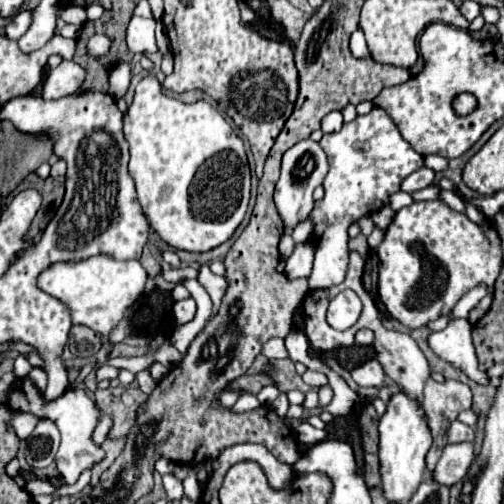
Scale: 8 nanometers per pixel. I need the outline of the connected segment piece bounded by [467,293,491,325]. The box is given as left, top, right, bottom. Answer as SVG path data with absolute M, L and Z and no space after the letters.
M491 293L487 295L487 297L483 297L471 311L469 311L469 317L467 317L467 321L471 323L471 325L475 325L485 313L487 313L487 309L489 309L489 305L491 305Z

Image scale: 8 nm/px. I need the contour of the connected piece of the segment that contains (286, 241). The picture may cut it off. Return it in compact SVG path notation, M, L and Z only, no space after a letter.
M287 231L287 233L283 233L283 237L281 237L281 243L279 243L281 261L285 261L285 257L289 257L289 255L293 253L293 249L295 249L295 243L293 243L293 239L291 239L289 231Z

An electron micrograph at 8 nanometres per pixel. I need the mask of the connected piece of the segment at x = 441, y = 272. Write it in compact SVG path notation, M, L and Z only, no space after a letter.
M435 199L435 201L419 201L419 203L413 203L413 205L409 205L409 207L399 209L399 211L395 213L391 225L389 225L387 231L385 231L385 239L383 239L381 245L377 247L377 255L379 255L379 299L383 301L383 305L385 305L385 309L389 311L389 315L391 315L393 319L397 319L397 321L399 321L403 327L407 327L409 331L419 329L419 327L427 325L429 321L435 321L435 319L441 317L441 315L447 315L447 313L455 307L455 303L457 303L469 289L473 289L475 285L479 285L481 281L487 283L489 289L493 289L493 283L495 283L495 279L497 279L497 275L499 275L499 269L501 269L501 241L499 241L499 235L497 235L493 223L487 223L485 227L477 227L473 221L469 221L467 215L453 211L449 205L445 205L445 203L439 201L439 199Z

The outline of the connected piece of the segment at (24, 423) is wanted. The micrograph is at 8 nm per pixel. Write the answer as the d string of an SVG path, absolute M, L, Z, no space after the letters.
M19 413L19 415L11 417L11 425L13 425L15 433L17 433L21 439L29 437L29 433L35 429L37 423L39 423L39 417L33 415L33 413Z

